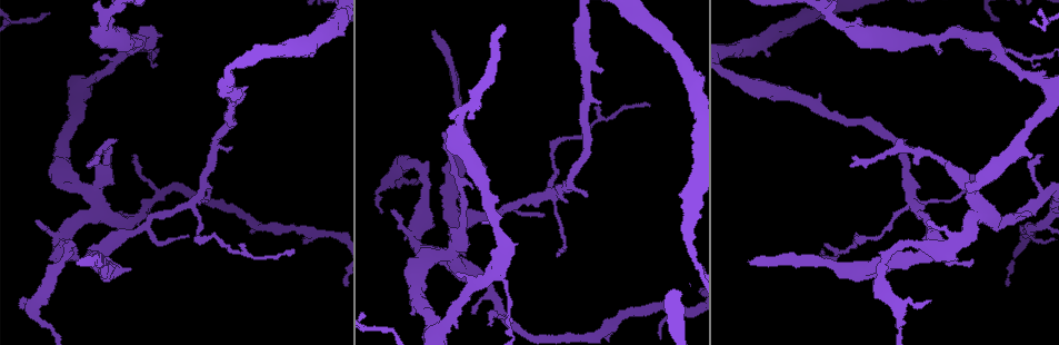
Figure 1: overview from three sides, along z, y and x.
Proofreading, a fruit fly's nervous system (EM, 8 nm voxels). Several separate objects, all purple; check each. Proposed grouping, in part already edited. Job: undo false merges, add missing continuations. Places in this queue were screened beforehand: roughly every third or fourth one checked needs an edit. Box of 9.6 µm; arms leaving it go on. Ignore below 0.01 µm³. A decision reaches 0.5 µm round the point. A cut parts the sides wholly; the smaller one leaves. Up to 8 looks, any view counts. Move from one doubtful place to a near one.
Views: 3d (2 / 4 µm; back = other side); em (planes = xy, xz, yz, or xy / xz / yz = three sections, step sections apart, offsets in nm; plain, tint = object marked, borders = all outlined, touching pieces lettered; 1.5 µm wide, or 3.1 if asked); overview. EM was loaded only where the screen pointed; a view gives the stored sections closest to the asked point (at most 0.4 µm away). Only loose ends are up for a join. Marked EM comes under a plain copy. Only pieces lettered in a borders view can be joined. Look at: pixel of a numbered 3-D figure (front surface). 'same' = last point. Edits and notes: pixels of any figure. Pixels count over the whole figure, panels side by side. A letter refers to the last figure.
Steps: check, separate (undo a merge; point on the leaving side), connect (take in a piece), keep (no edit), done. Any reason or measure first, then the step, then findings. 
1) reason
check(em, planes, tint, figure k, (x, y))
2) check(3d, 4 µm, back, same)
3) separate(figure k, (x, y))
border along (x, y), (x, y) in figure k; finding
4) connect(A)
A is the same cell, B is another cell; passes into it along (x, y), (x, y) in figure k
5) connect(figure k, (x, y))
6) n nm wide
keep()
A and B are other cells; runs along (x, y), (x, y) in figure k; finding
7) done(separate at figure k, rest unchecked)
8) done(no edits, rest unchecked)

an open end
check(em, xy, step 8, tint, figure 1, (129, 54))

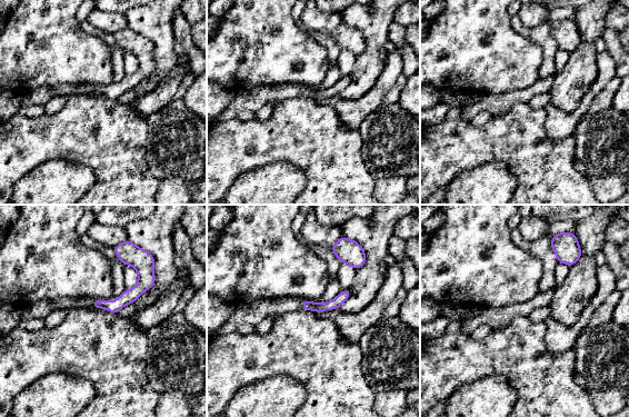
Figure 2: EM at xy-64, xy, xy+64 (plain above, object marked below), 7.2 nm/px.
check(em, planes, borders, same)

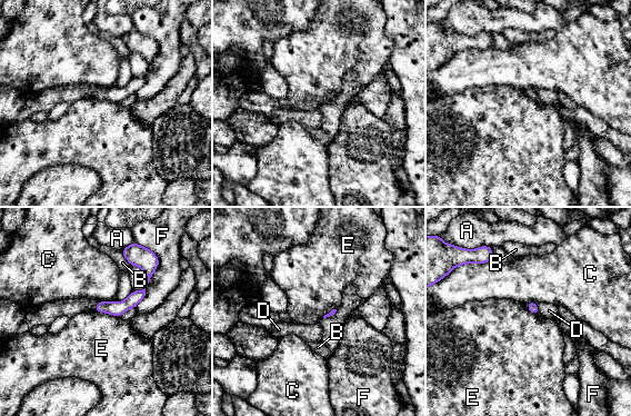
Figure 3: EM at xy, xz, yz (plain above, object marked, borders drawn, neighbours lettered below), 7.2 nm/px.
keep()
A, B, C, D, E and F are other cells; runs along (141, 293), (121, 307), (98, 308) in figure 3; none of them fits

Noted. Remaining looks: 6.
thin end
check(em, xy, step 4, tint, figure 1, (472, 311))

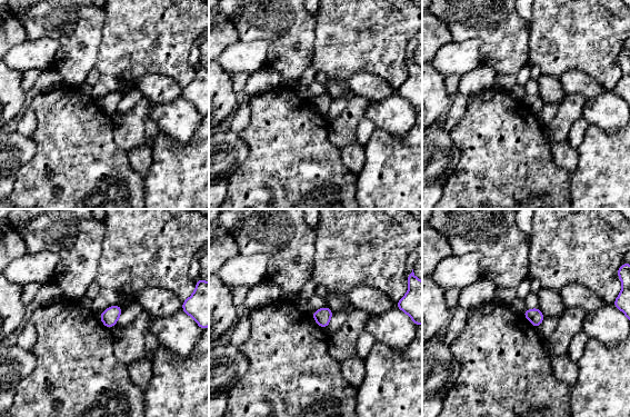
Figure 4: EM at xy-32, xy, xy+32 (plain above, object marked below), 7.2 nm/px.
cut it another way
check(em, planes, borders, same)

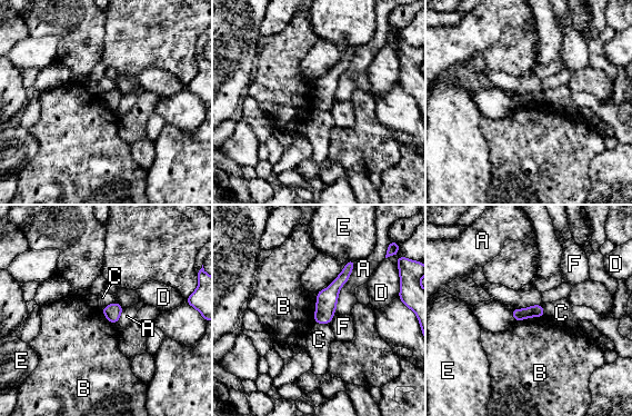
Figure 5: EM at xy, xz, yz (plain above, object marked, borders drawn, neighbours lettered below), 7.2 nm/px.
keep()
A, B, C, D, E and F are other cells; border along (544, 315), (514, 320) in figure 5; none of them fits

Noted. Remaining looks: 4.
sudden change in width
check(em, xy, step 8, borders, figure 1, (439, 328))

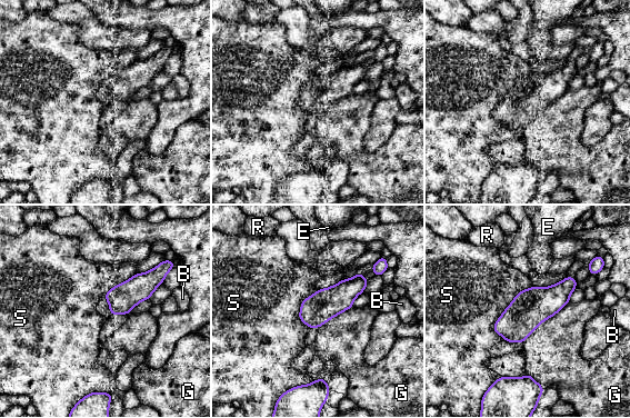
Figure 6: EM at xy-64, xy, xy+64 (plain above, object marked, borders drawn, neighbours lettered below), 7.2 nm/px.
another direction
check(em, planes, borders, same)

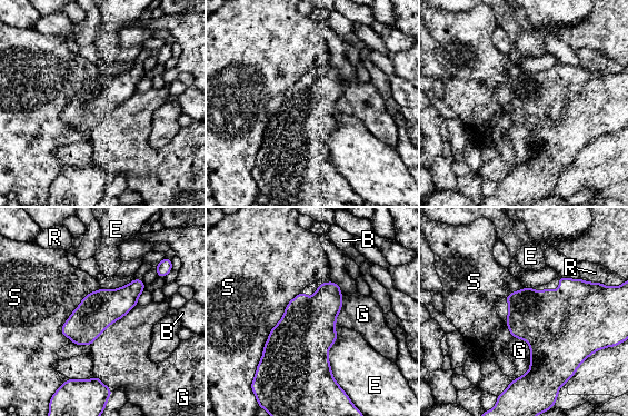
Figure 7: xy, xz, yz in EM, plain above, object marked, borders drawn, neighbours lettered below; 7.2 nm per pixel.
260 nm wide
keep()
B, E, G, R and S are other cells; border along (512, 336), (529, 345), (517, 378) in figure 7; one neuron here

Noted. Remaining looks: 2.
done(no edits, rest unchecked)

